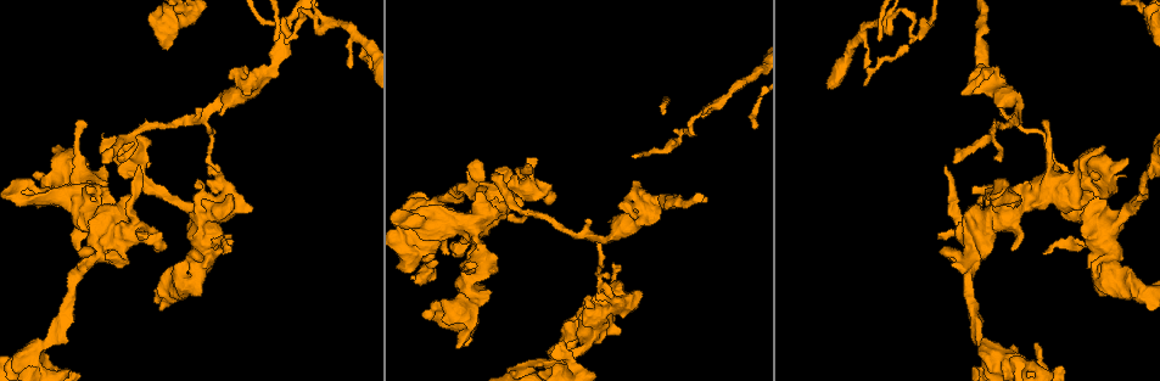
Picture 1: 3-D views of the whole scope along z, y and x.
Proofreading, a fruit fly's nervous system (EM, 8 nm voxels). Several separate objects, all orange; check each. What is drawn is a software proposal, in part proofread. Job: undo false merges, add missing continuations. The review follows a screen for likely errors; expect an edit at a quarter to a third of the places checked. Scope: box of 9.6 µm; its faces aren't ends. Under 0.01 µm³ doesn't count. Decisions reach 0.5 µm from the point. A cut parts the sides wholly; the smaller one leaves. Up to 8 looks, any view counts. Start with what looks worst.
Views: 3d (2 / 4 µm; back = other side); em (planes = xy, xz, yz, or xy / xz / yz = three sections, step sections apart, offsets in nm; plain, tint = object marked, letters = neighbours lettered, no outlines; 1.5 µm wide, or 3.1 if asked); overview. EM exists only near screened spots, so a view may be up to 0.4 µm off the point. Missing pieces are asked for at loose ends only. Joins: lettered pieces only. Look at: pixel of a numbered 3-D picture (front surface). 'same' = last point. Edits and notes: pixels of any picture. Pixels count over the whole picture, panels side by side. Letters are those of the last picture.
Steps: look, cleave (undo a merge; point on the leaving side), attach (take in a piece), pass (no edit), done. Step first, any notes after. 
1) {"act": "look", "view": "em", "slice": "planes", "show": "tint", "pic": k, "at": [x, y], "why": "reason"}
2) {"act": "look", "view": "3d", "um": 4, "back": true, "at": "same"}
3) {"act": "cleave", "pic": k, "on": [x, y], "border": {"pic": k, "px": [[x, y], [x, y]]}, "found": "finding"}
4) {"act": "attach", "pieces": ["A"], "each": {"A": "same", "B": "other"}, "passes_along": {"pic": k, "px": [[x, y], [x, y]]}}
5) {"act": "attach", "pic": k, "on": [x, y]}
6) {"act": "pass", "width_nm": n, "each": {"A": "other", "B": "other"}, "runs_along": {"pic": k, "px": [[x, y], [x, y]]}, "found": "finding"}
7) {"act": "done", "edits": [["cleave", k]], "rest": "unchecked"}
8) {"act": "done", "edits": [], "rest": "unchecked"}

{"act": "look", "view": "em", "slice": "planes", "show": "letters", "pic": 1, "at": [717, 107], "why": "sharp bend"}

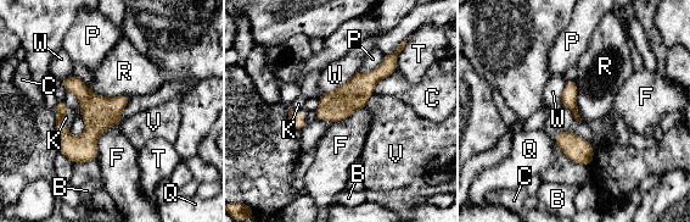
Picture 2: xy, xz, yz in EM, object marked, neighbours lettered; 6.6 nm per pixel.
{"act": "pass", "each": {"B": "other", "C": "other", "F": "other", "K": "other", "P": "other", "Q": "other", "R": "other", "T": "other", "V": "other", "W": "other"}, "runs_along": {"pic": 2, "px": [[387, 56], [375, 76], [319, 115]]}, "found": "all the same neuron"}

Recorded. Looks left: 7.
{"act": "look", "view": "3d", "um": 4, "pic": 1, "at": [72, 201], "why": "thin neck"}

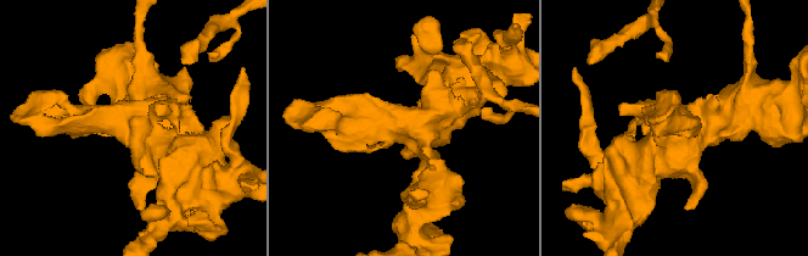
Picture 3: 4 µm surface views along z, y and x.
{"act": "look", "view": "em", "slice": "xz", "step": 4, "show": "plain", "pic": 3, "at": [405, 127]}

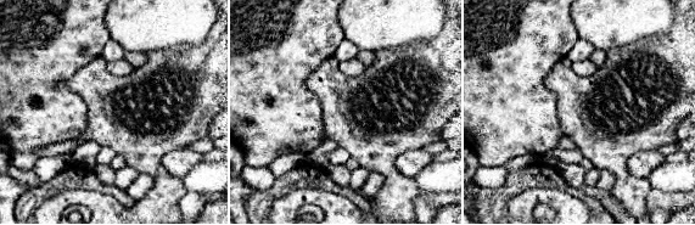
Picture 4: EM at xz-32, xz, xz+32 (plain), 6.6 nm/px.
{"act": "look", "view": "em", "slice": "xz", "step": 4, "show": "letters", "at": "same", "why": "see the neighbours"}

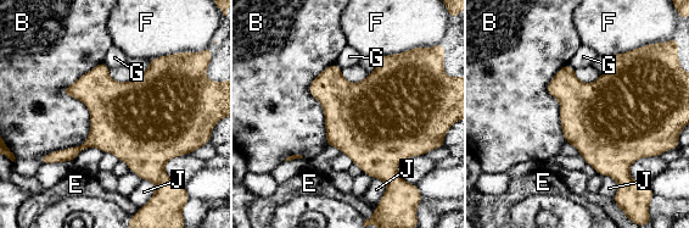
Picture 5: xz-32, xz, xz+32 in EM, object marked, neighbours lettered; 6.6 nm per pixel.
{"act": "pass", "each": {"B": "other", "E": "other", "F": "other", "G": "other", "J": "other"}, "border": {"pic": 5, "px": [[102, 61], [44, 155]]}, "found": "one neuron here"}

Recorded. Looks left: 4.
{"act": "look", "view": "3d", "um": 2, "pic": 1, "at": [495, 173], "why": "free end"}

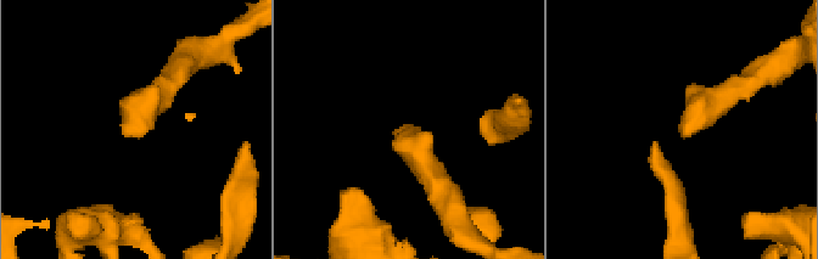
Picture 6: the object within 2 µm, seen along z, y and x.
{"act": "look", "view": "em", "slice": "planes", "show": "plain", "pic": 6, "at": [684, 137]}

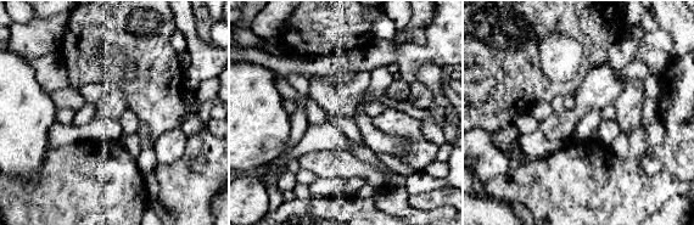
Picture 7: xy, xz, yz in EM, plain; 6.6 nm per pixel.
{"act": "look", "view": "em", "slice": "planes", "show": "letters", "at": "same"}

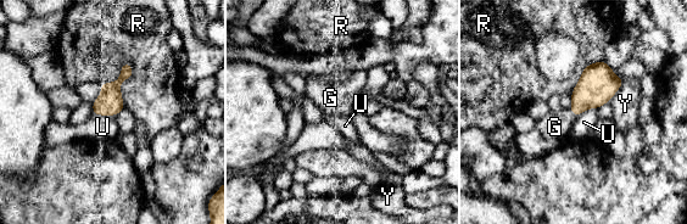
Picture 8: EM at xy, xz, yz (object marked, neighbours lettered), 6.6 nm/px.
{"act": "attach", "pieces": ["G"], "each": {"G": "same", "R": "other", "U": "other", "Y": "other"}, "found": "it goes on there"}

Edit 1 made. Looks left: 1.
{"act": "done", "edits": [["attach", 8]], "rest": "unchecked"}

